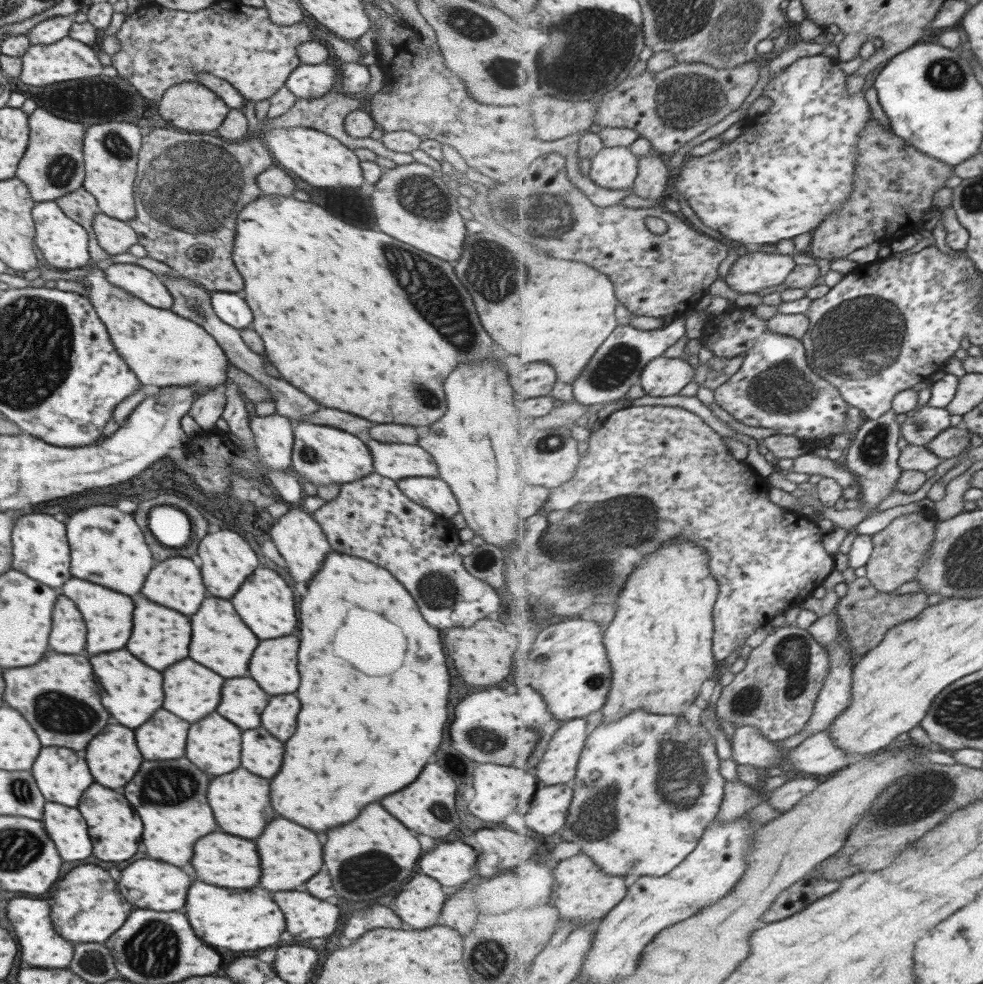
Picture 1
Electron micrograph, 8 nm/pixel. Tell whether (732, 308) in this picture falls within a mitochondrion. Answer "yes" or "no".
no

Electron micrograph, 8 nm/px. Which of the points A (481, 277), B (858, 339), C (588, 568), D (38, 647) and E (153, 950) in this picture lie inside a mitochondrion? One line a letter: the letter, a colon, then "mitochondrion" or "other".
A: mitochondrion
B: mitochondrion
C: mitochondrion
D: other
E: mitochondrion

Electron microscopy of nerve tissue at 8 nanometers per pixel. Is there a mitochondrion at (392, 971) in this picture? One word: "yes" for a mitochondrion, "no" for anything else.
no

